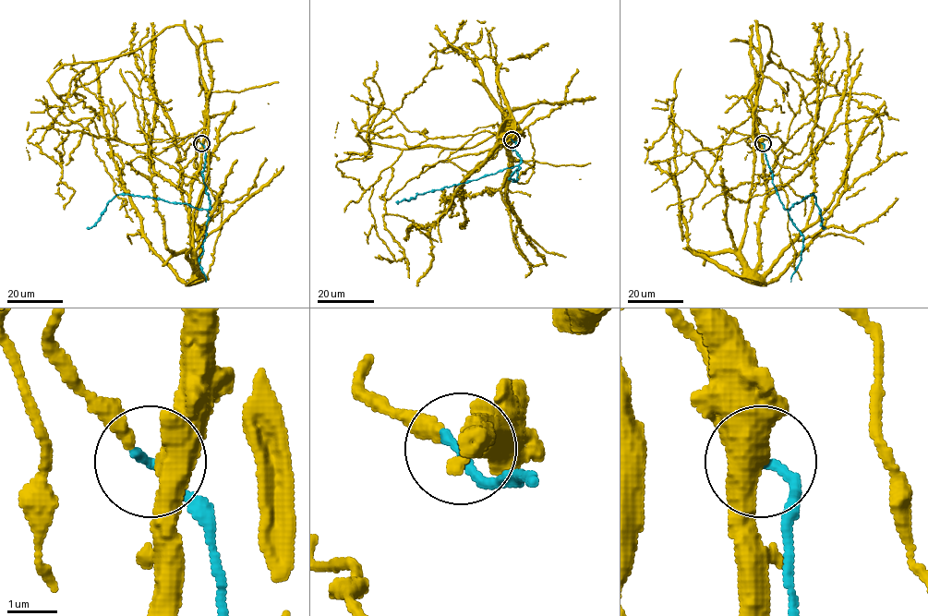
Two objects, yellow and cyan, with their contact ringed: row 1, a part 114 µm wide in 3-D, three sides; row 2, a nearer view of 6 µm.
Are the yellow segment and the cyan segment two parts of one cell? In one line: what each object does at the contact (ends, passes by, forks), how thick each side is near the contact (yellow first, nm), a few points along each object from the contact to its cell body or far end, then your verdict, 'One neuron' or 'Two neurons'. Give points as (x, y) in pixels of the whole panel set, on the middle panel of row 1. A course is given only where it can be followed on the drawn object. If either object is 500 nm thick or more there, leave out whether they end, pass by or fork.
At the ring yellow forks. At the ring cyan ends. Thickness 440 nm (yellow) against 200 nm. Course of yellow: (512, 139), (500, 144), (501, 137), (512, 134), (510, 129). Course of cyan: (512, 139), (516, 142), (512, 150), (521, 158), (518, 165), (396, 202). One neuron

